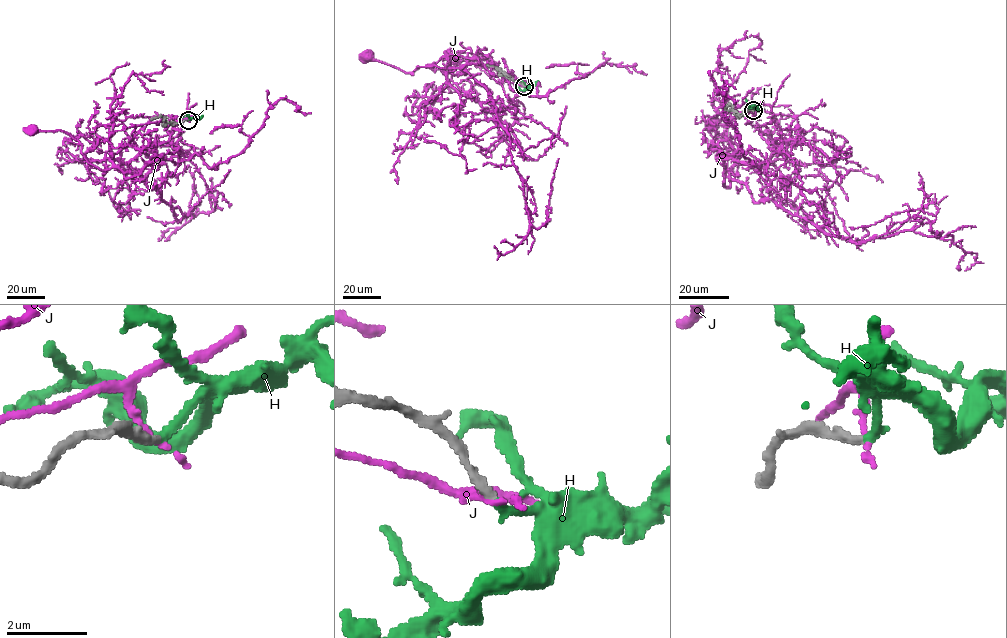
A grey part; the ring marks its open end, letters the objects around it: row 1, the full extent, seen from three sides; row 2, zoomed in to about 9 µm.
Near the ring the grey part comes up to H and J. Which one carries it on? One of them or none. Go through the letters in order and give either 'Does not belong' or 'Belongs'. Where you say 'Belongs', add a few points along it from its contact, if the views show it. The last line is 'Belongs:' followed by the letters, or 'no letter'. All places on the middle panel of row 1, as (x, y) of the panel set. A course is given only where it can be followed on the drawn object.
H: Belongs. Its course: (524, 86), (532, 87), (539, 81)
J: Does not belong
Belongs: H

